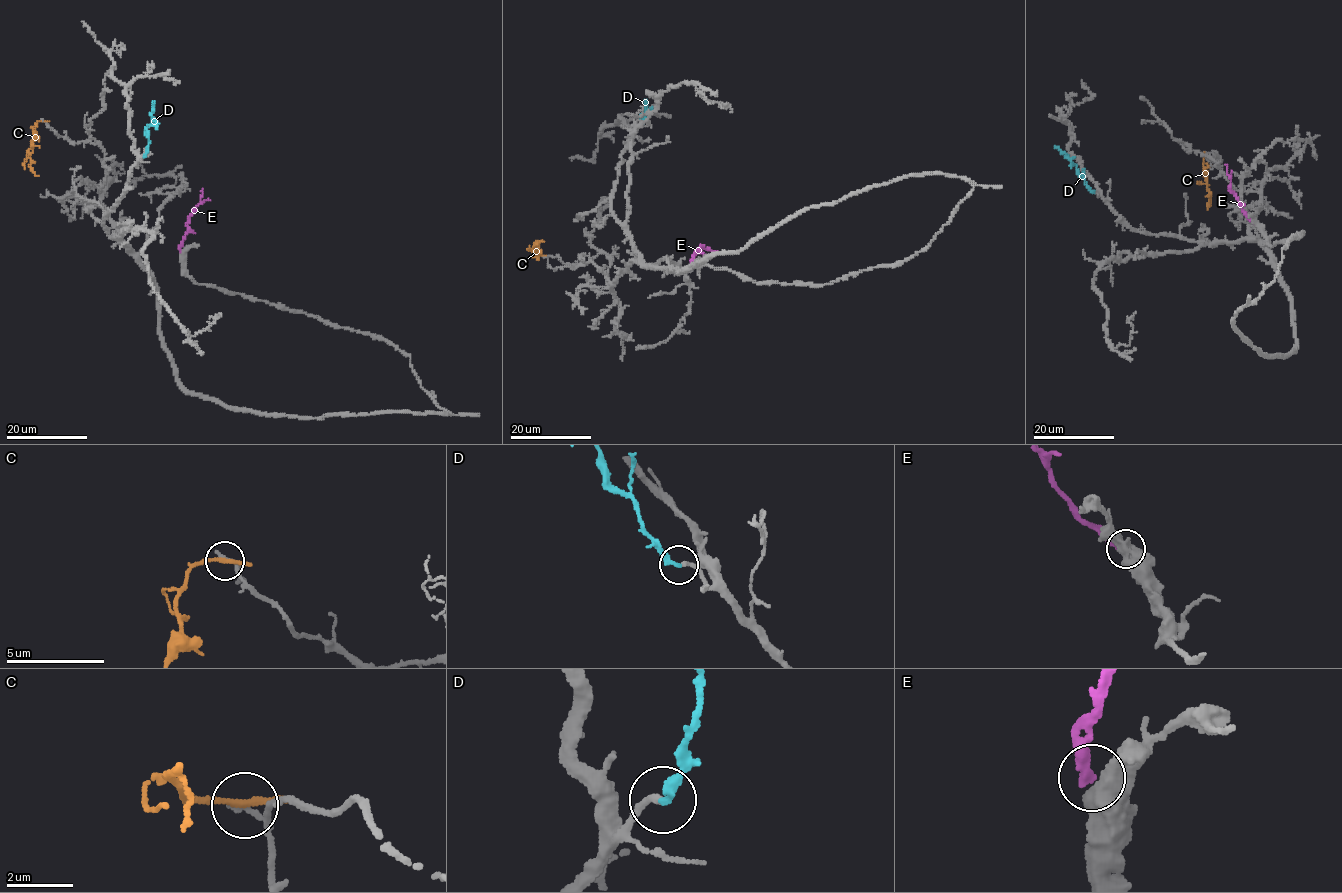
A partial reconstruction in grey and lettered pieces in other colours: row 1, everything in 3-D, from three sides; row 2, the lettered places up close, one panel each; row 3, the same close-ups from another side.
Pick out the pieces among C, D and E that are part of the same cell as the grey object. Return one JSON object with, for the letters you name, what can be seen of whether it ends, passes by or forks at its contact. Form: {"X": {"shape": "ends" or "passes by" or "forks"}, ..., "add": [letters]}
{"D": {"shape": "ends"}, "add": ["D"]}

